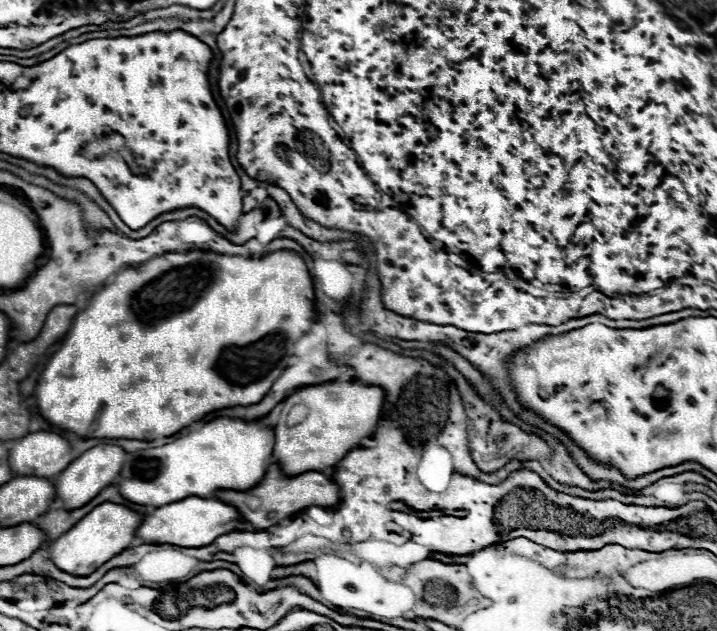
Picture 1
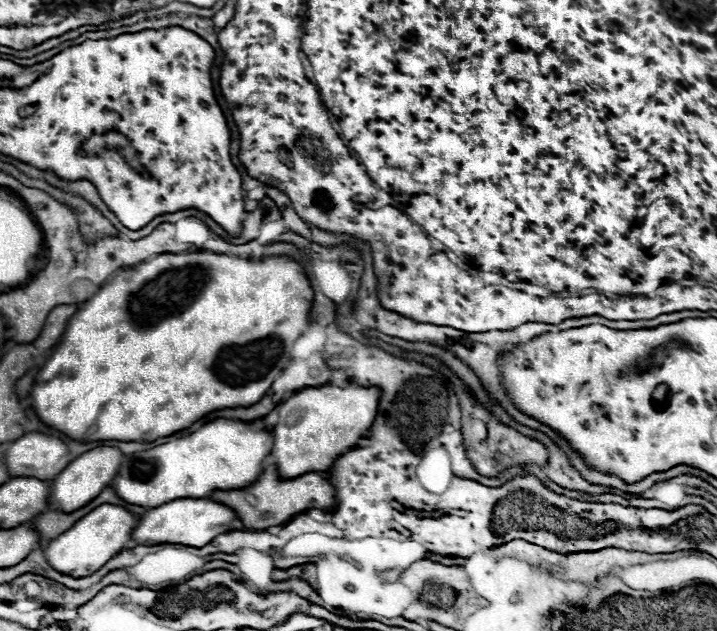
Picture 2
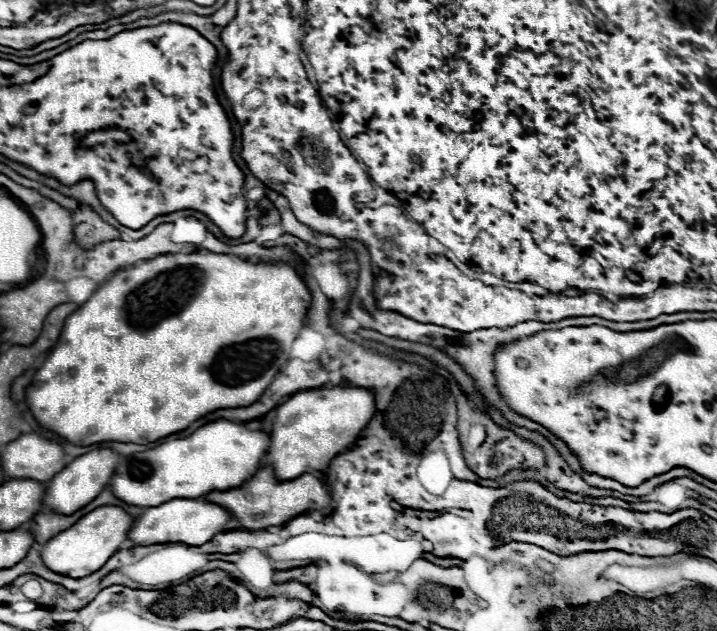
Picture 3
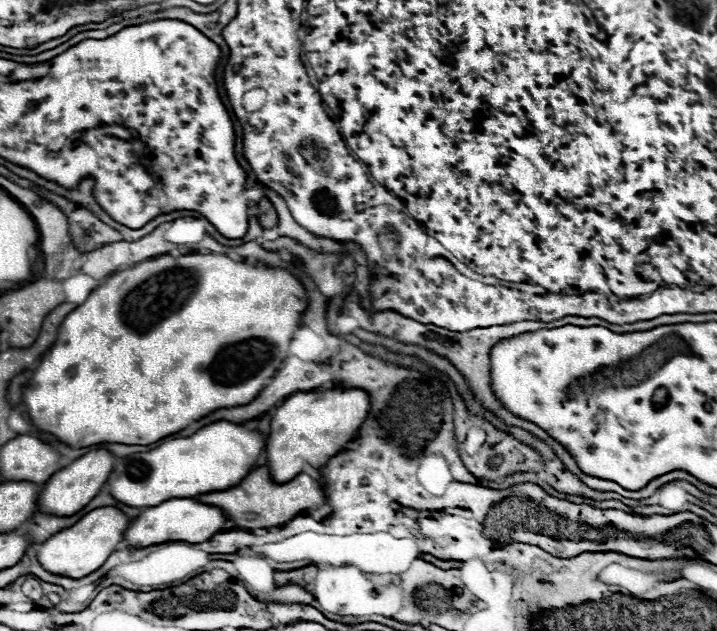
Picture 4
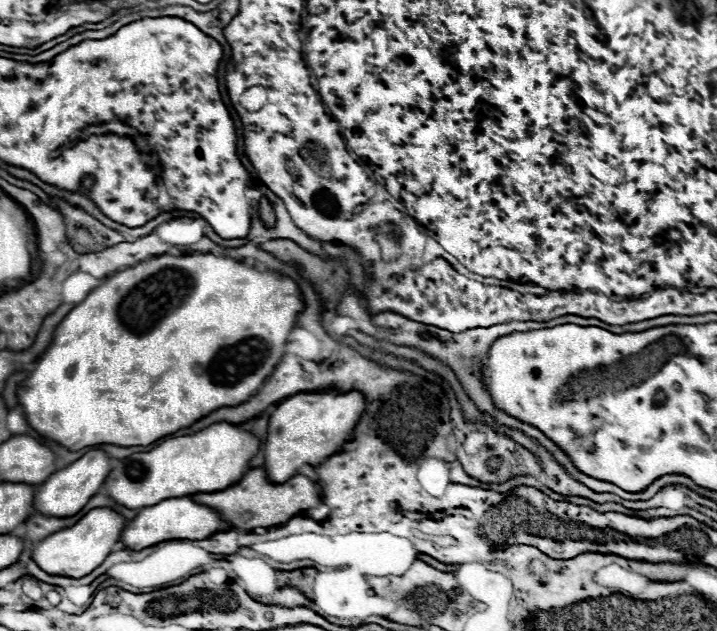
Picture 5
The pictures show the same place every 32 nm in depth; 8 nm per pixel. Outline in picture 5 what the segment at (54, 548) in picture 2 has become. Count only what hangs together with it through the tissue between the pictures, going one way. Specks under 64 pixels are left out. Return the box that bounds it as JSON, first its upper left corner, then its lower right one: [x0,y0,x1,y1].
[34,508,126,578]

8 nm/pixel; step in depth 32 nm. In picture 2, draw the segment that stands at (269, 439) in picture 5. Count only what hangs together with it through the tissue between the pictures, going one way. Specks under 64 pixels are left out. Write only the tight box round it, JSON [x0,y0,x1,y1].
[272,384,380,478]

